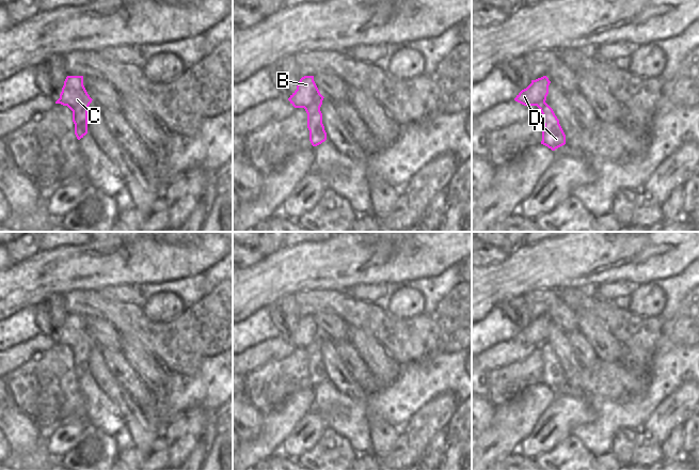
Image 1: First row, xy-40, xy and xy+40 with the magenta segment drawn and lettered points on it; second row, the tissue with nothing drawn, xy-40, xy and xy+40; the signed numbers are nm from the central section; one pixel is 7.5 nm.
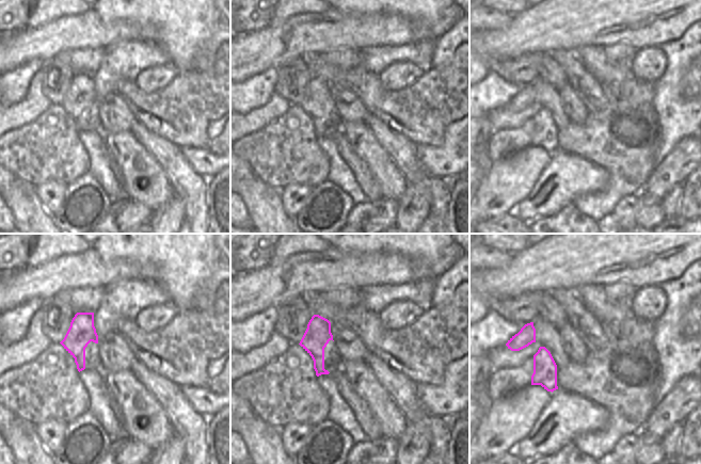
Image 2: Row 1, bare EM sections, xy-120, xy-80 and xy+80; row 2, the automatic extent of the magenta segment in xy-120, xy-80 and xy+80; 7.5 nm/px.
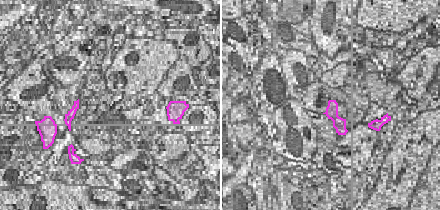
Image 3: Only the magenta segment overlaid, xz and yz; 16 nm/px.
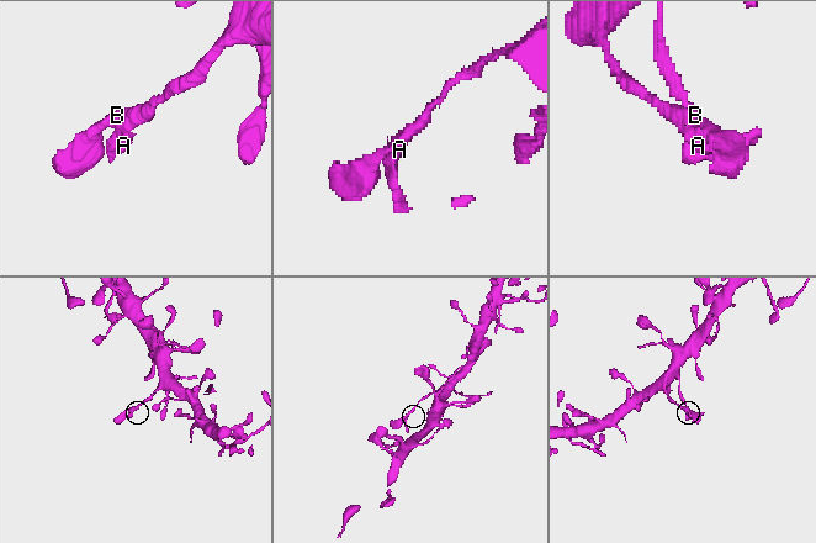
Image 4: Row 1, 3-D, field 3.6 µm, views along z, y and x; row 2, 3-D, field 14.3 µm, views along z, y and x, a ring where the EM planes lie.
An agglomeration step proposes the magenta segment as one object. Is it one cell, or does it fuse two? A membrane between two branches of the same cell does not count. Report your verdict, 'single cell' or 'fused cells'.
single cell

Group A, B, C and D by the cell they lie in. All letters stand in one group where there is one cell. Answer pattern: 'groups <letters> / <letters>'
groups A B C D

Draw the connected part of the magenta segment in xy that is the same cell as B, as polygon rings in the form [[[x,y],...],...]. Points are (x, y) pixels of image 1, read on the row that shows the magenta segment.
[[[314,76],[302,77],[297,85],[297,90],[288,98],[295,108],[305,109],[309,141],[313,146],[317,146],[327,140],[320,111],[323,98],[314,81]]]

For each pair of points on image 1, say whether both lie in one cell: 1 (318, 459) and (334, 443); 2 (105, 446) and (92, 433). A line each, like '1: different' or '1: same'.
1: same
2: same

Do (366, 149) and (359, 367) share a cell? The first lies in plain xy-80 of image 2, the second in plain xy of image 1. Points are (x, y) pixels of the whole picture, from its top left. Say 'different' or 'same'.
same

